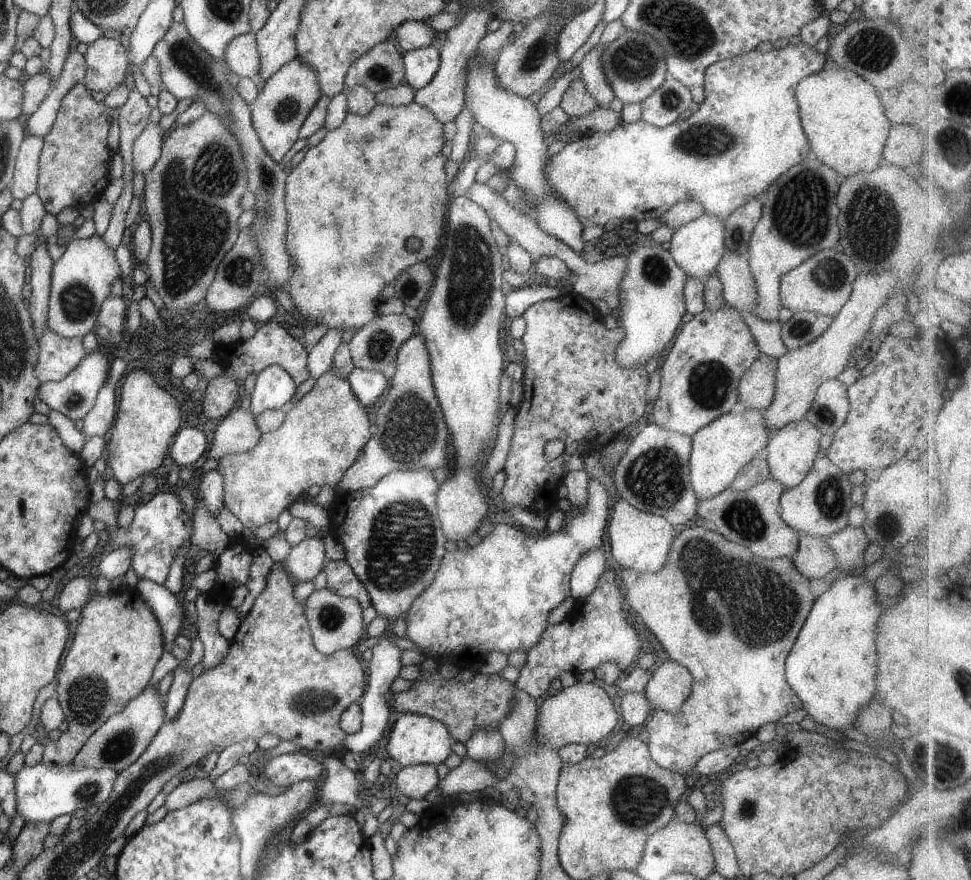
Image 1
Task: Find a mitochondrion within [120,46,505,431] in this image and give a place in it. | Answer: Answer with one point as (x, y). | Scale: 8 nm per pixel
(196, 222)

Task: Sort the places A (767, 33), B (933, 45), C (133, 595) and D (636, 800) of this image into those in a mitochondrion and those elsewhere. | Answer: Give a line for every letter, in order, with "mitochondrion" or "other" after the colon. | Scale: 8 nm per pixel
A: other
B: other
C: other
D: mitochondrion

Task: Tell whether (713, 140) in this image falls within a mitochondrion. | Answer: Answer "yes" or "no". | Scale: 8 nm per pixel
yes

